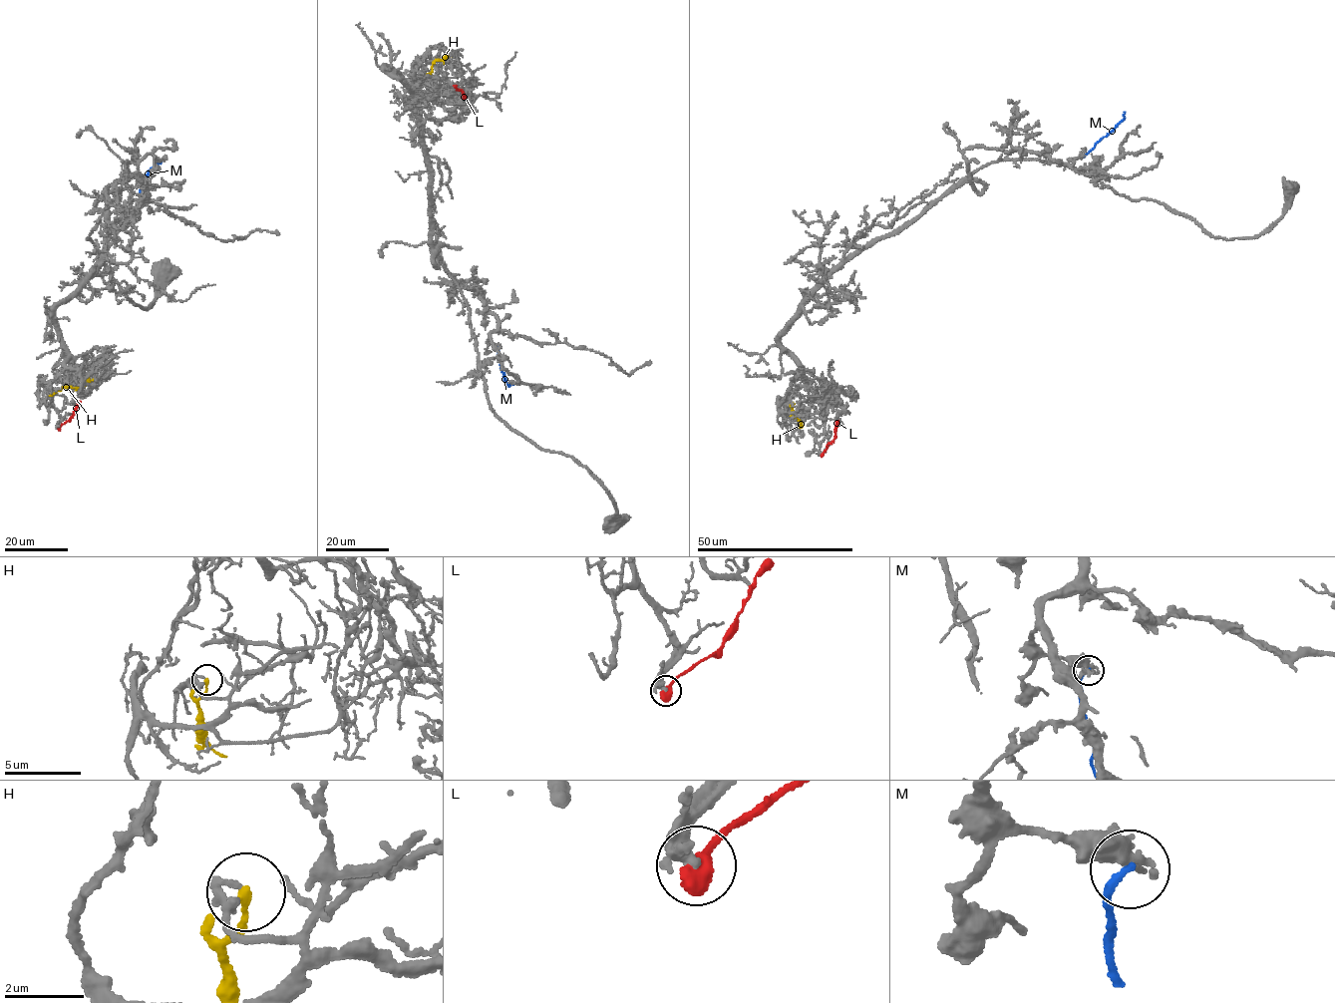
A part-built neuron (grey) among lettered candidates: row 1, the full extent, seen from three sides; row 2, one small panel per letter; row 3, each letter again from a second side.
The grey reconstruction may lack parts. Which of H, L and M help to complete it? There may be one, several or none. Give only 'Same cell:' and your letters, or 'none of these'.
Same cell: H

